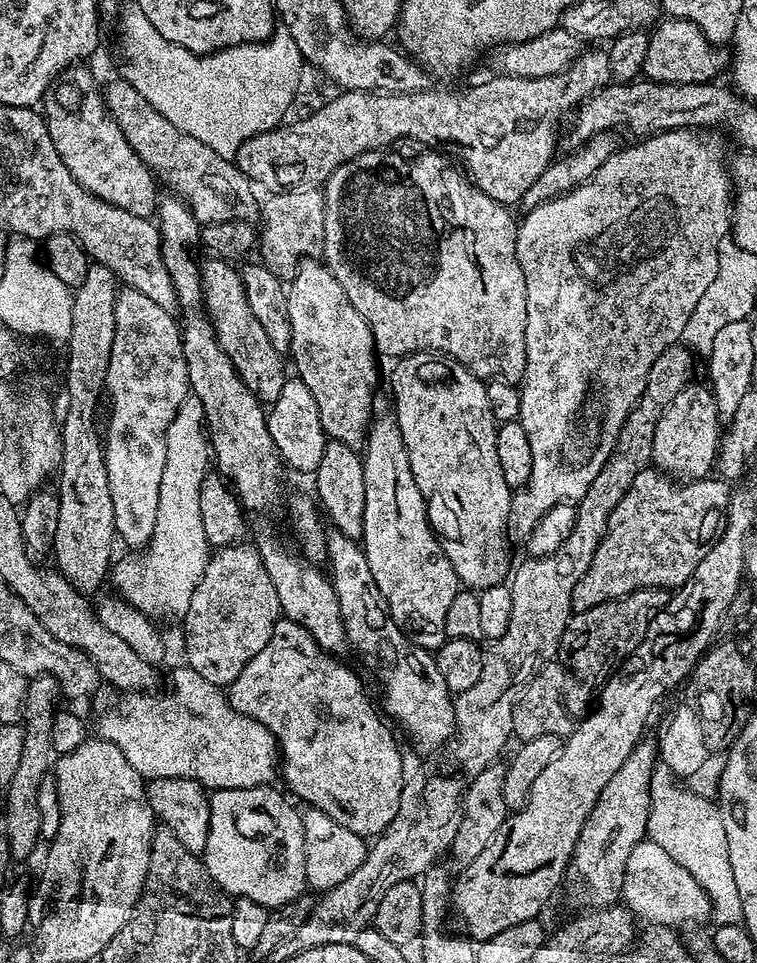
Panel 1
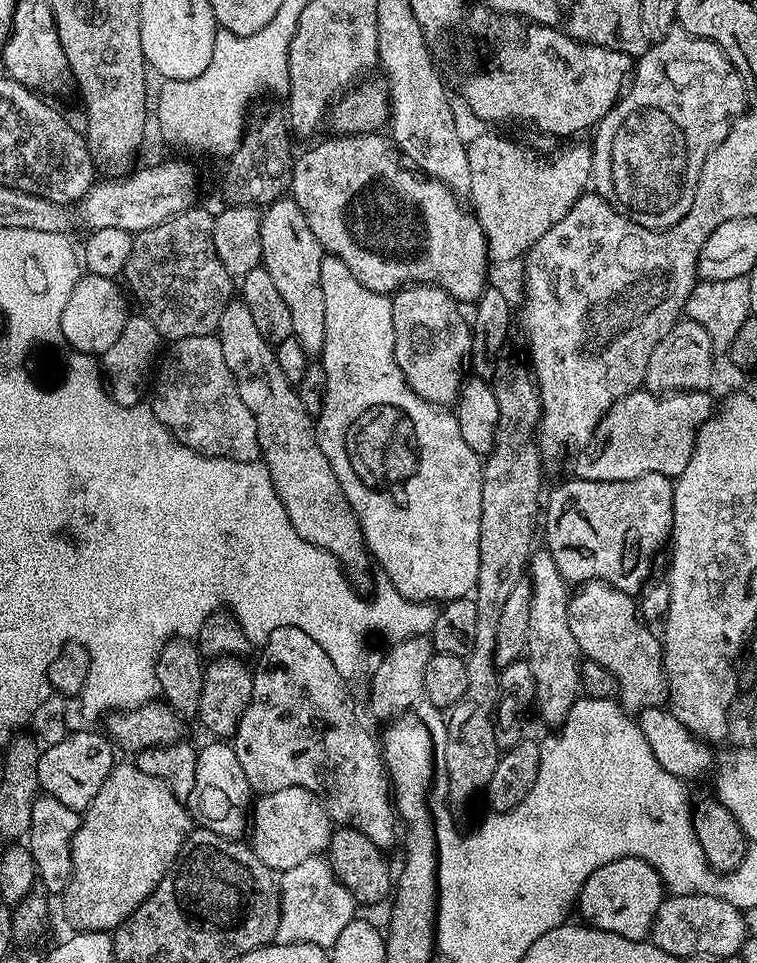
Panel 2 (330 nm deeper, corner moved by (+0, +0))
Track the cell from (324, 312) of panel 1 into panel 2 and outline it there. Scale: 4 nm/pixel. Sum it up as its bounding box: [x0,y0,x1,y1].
[262,198,326,358]

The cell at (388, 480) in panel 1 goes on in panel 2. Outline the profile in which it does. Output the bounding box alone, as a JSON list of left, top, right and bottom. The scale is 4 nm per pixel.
[314,255,484,602]

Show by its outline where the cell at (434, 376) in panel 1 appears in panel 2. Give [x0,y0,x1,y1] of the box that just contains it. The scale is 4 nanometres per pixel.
[392,284,472,406]

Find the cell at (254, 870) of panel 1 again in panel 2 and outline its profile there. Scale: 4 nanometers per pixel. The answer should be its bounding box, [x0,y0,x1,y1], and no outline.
[191,742,254,838]

